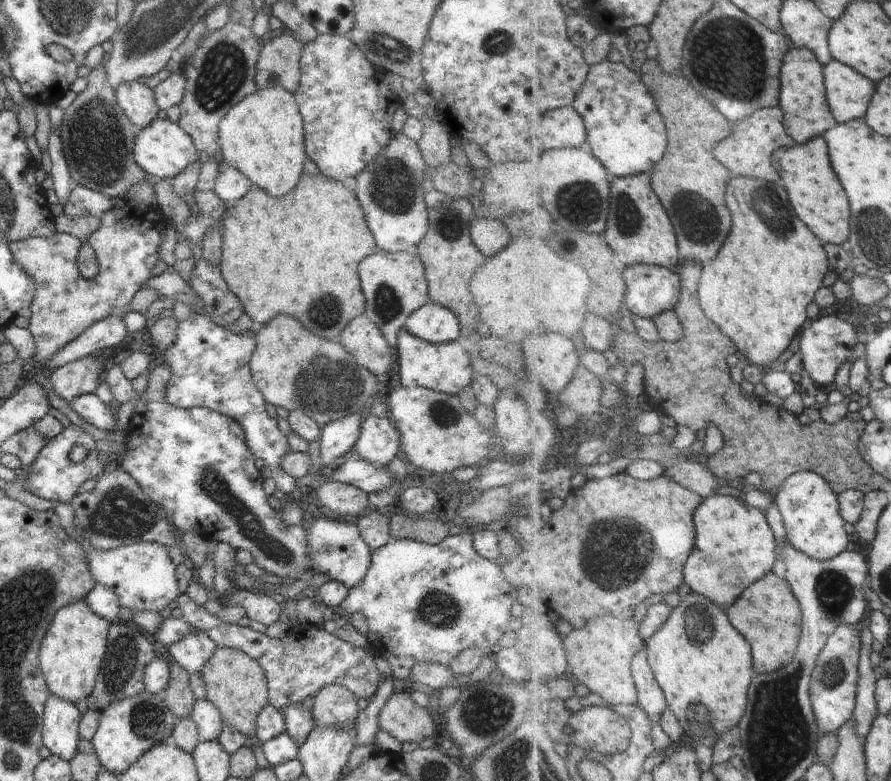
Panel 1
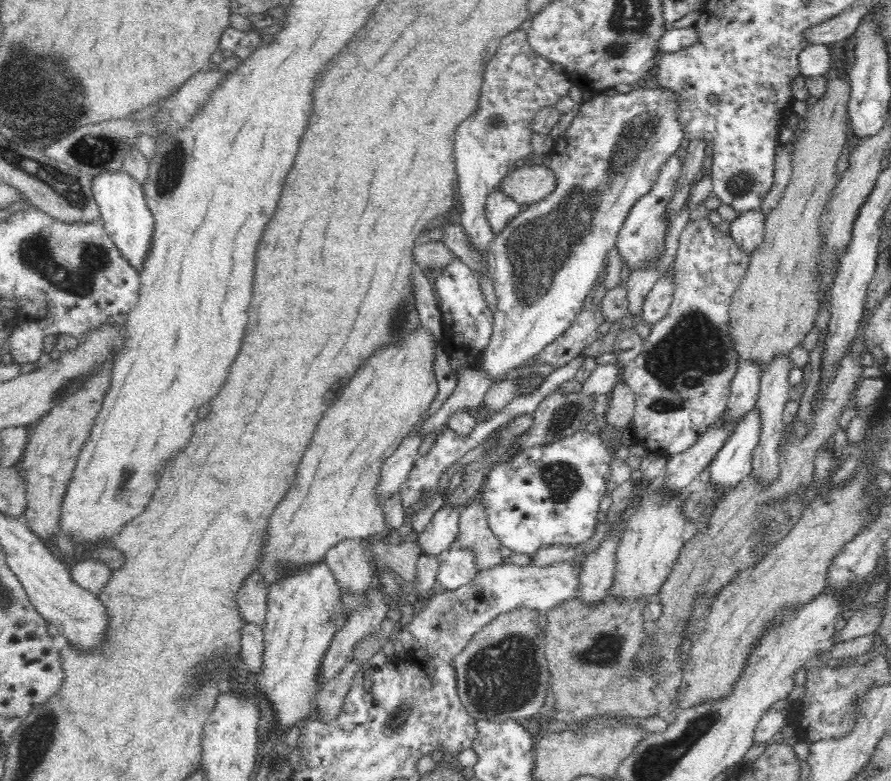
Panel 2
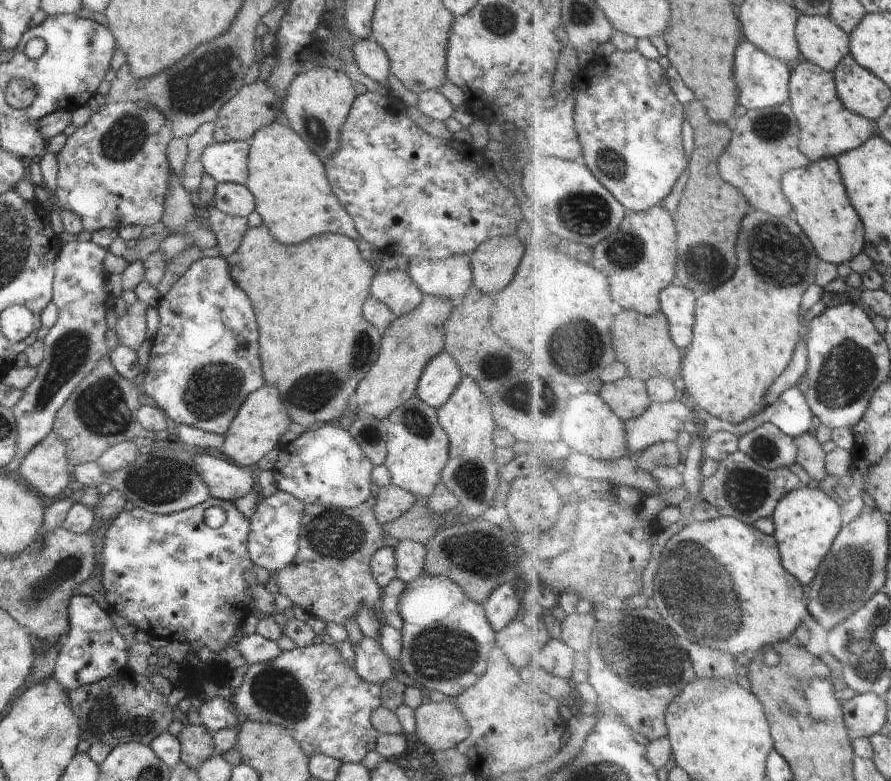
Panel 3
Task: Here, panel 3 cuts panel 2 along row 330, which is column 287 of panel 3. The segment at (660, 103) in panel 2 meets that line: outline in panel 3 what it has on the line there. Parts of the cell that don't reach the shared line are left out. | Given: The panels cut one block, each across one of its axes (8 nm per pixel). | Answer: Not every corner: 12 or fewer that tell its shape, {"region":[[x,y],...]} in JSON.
{"region":[[280,490],[250,516],[248,554],[274,575],[294,562],[304,506]]}

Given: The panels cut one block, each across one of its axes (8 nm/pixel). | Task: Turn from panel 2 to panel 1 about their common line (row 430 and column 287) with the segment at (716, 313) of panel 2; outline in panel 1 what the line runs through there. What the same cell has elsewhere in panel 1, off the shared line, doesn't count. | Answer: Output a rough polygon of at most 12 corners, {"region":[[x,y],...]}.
{"region":[[178,595],[181,619],[251,656],[282,712],[339,684],[372,699],[374,658],[300,624],[281,639]]}

